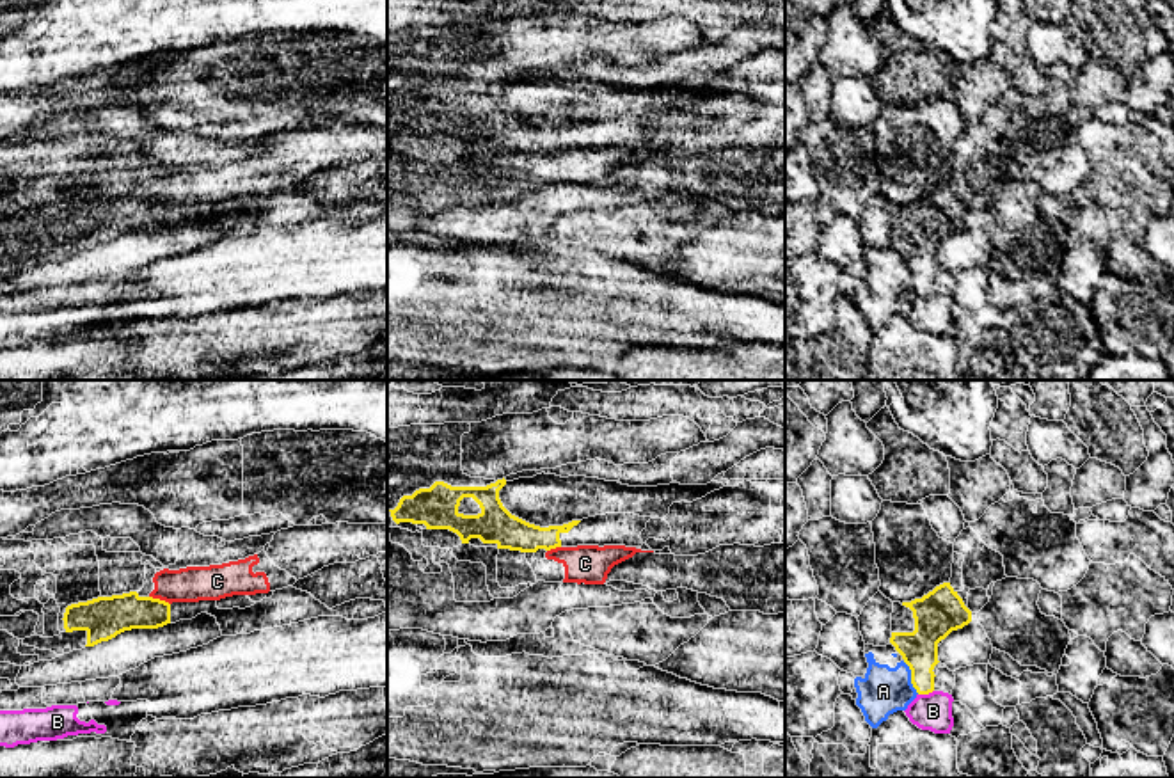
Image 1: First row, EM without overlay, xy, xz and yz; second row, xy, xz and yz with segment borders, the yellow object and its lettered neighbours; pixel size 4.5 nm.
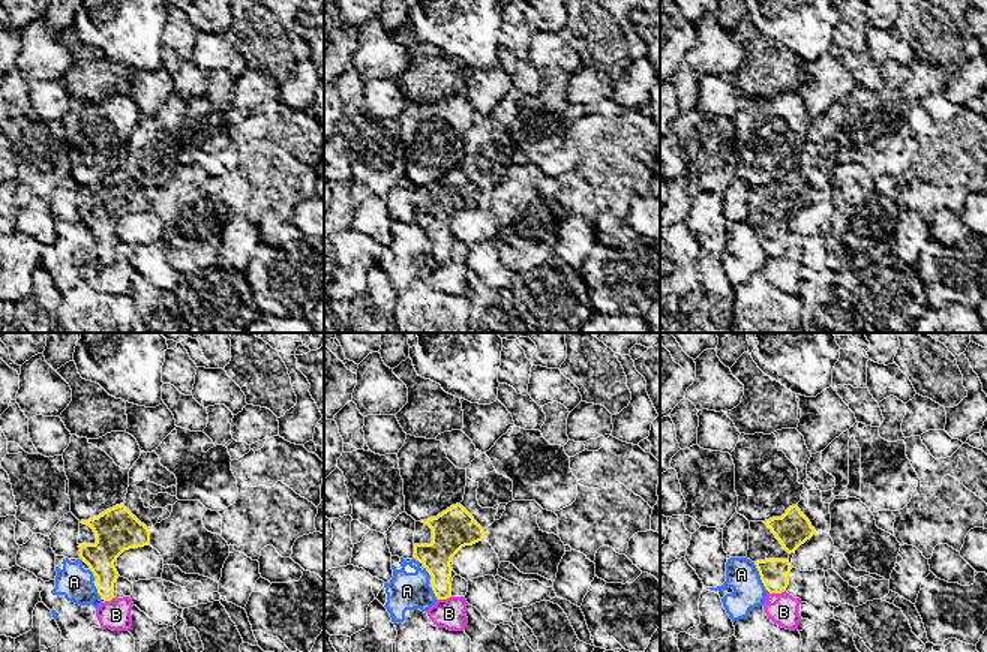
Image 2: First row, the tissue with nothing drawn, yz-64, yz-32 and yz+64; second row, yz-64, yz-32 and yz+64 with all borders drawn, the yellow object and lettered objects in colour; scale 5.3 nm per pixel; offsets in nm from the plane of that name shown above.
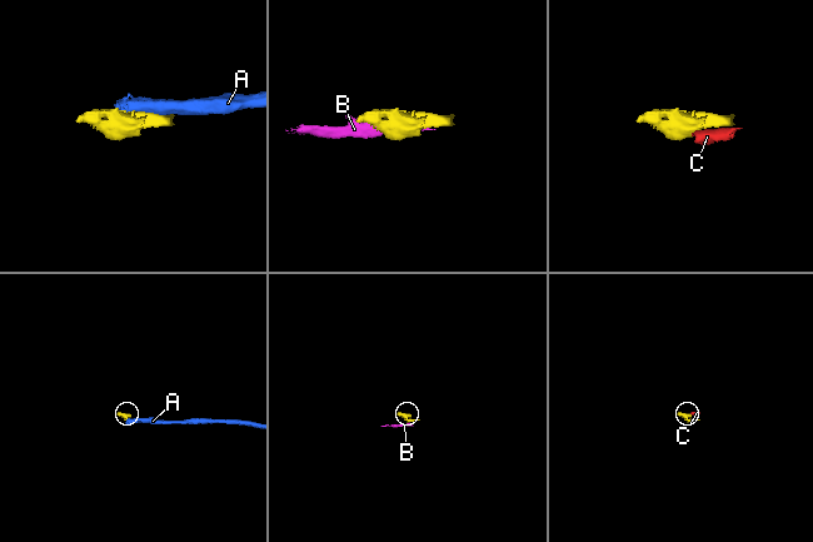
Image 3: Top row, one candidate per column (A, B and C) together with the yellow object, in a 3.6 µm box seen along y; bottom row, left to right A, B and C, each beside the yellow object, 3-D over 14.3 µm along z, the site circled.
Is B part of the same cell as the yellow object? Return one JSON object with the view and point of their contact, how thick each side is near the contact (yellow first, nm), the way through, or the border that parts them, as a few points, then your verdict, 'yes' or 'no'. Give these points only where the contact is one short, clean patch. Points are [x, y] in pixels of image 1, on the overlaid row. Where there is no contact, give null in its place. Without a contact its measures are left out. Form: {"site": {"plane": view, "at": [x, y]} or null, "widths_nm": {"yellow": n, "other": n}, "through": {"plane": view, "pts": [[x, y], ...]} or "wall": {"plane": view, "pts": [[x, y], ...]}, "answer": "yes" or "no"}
{"site": {"plane": "yz", "at": [926, 693]}, "widths_nm": {"yellow": 170, "other": 170}, "wall": {"plane": "yz", "pts": [[933, 690], [919, 695]]}, "answer": "no"}

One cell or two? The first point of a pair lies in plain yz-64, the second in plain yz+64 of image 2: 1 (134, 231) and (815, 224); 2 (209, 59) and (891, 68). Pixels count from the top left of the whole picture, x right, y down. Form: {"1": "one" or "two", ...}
{"1": "one", "2": "two"}

